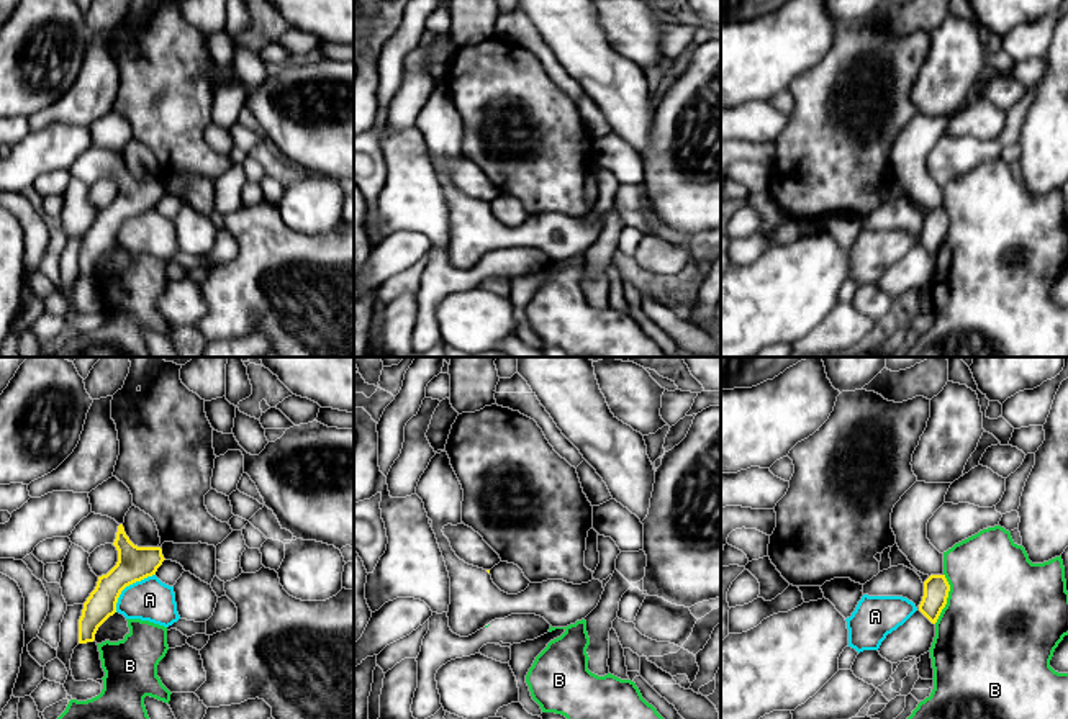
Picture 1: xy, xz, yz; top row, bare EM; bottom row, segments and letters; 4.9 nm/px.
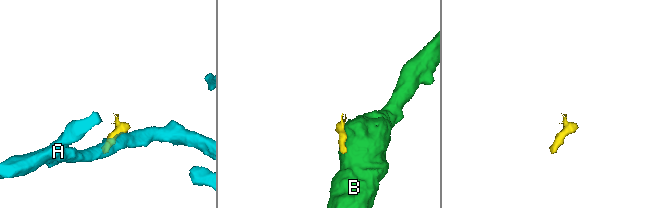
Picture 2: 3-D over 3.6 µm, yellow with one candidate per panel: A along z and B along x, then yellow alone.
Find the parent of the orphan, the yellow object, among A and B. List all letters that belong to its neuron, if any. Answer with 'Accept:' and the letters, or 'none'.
Accept: none

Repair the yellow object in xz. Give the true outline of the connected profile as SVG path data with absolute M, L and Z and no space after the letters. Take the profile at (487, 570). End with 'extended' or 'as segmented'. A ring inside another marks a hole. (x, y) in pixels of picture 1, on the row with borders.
M447 452L436 454L421 475L416 495L423 500L432 521L439 549L450 578L449 627L468 637L495 619L511 614L536 614L552 627L567 627L585 619L600 603L604 591L600 580L573 585L563 580L529 583L518 593L501 591L483 570L460 560L442 529L462 524L464 490L450 465Z; extended

